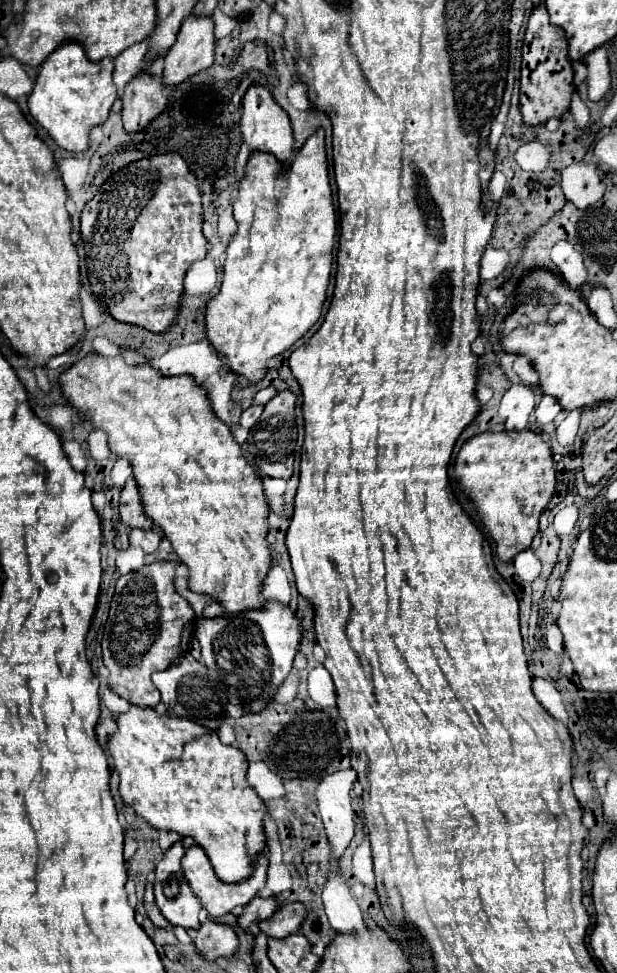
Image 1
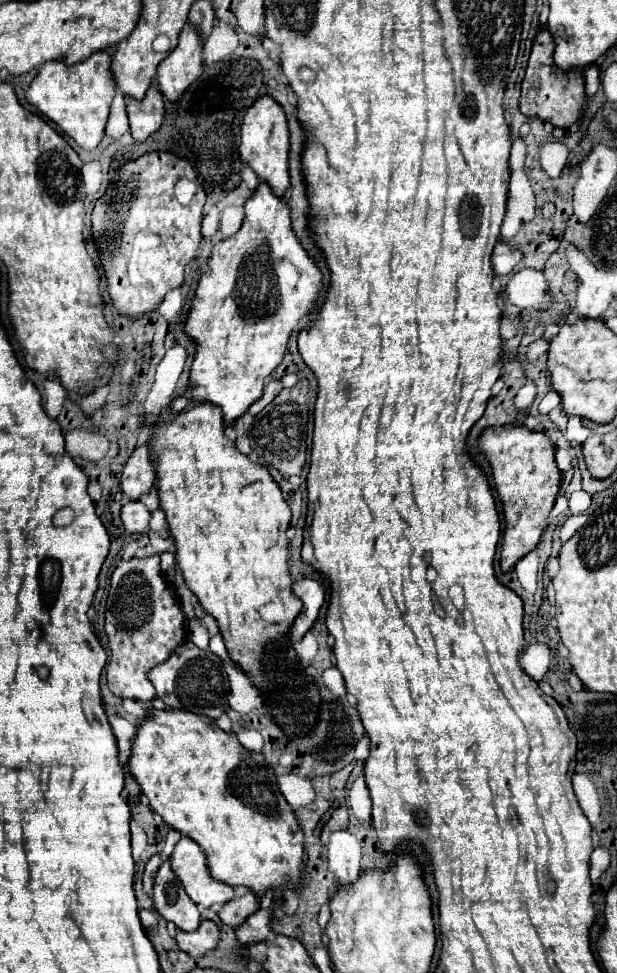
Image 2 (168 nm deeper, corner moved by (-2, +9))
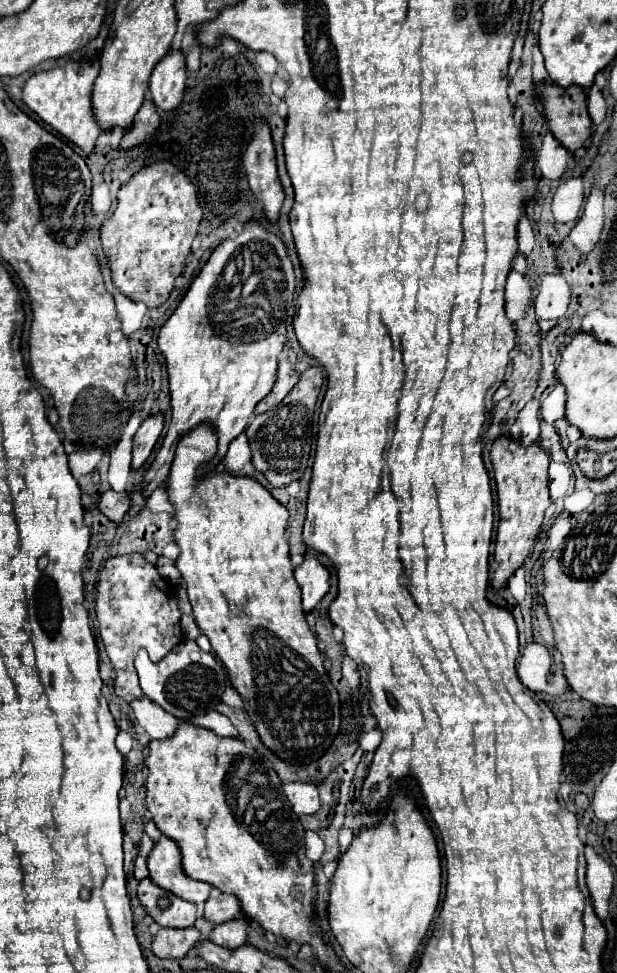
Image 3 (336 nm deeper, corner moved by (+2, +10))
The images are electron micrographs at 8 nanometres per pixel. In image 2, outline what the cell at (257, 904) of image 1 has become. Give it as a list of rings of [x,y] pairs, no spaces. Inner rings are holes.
[[[246,892],[240,898],[232,898],[230,902],[226,902],[220,910],[218,916],[222,920],[222,924],[228,924],[232,928],[240,926],[254,910],[256,910],[256,896],[252,892]]]

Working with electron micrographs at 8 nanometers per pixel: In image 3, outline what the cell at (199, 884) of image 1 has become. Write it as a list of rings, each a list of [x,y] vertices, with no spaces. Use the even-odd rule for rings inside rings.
[[[162,837],[154,845],[154,849],[148,857],[148,871],[150,871],[150,879],[156,885],[172,891],[174,895],[178,895],[190,903],[202,905],[202,903],[206,903],[206,899],[212,893],[210,883],[196,881],[184,873],[180,847],[170,837]]]

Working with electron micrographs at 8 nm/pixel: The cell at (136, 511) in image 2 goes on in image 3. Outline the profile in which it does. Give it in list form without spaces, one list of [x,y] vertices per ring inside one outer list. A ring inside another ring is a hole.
[[[110,489],[110,491],[102,493],[102,497],[98,501],[98,507],[108,519],[112,519],[114,523],[122,523],[126,513],[132,507],[132,501],[130,501],[128,493],[116,493],[116,491]]]

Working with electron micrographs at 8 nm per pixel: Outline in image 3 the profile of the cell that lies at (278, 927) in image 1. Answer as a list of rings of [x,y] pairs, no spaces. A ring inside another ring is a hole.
[[[234,919],[234,921],[226,921],[222,925],[216,925],[214,931],[210,933],[210,941],[228,949],[236,949],[246,945],[248,941],[248,919]]]

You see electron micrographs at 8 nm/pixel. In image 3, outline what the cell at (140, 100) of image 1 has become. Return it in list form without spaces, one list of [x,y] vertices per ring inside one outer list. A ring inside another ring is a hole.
[[[146,99],[140,111],[136,113],[132,127],[126,129],[120,147],[128,149],[134,145],[140,145],[148,135],[152,135],[158,129],[158,125],[160,125],[160,117],[156,113],[156,105],[152,103],[152,99]]]

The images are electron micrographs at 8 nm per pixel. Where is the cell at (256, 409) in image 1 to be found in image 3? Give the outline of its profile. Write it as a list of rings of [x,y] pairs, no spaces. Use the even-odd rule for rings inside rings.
[[[282,361],[278,365],[278,377],[276,383],[270,391],[268,397],[264,397],[258,405],[256,405],[256,413],[264,413],[266,409],[272,409],[272,405],[278,405],[278,401],[282,401],[286,397],[286,393],[298,383],[298,375],[294,373],[294,367],[288,361]]]

